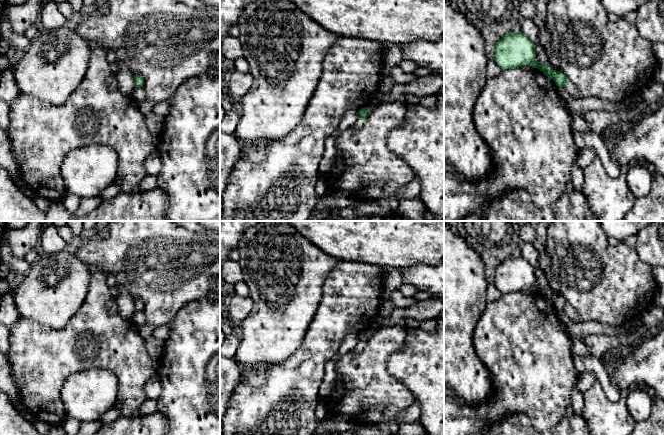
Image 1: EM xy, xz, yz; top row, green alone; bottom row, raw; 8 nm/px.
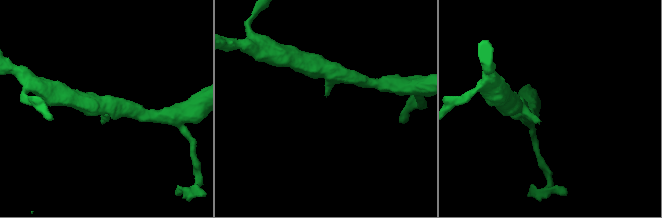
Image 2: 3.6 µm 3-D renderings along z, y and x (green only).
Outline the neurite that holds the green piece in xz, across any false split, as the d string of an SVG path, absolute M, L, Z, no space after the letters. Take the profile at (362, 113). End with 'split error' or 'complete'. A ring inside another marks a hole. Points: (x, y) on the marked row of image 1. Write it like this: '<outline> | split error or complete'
M367 107L359 110L358 114L359 114L359 118L357 119L357 121L353 125L353 128L356 129L356 130L360 129L367 120L367 117L368 117L368 115L367 115Z | split error

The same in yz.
M522 32L506 33L499 39L495 45L493 58L502 70L530 64L552 78L558 87L564 87L571 96L580 96L579 89L562 72L536 62L535 44Z | split error

